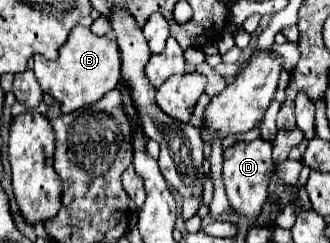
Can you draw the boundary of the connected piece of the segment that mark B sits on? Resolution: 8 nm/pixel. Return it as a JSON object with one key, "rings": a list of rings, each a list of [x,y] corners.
{"rings":[[[77,25],[71,29],[63,49],[59,49],[59,57],[55,61],[47,61],[43,55],[35,55],[35,77],[43,89],[61,105],[61,113],[73,113],[75,109],[87,107],[99,101],[109,89],[117,89],[121,57],[119,47],[109,37],[93,35],[89,29]]]}

